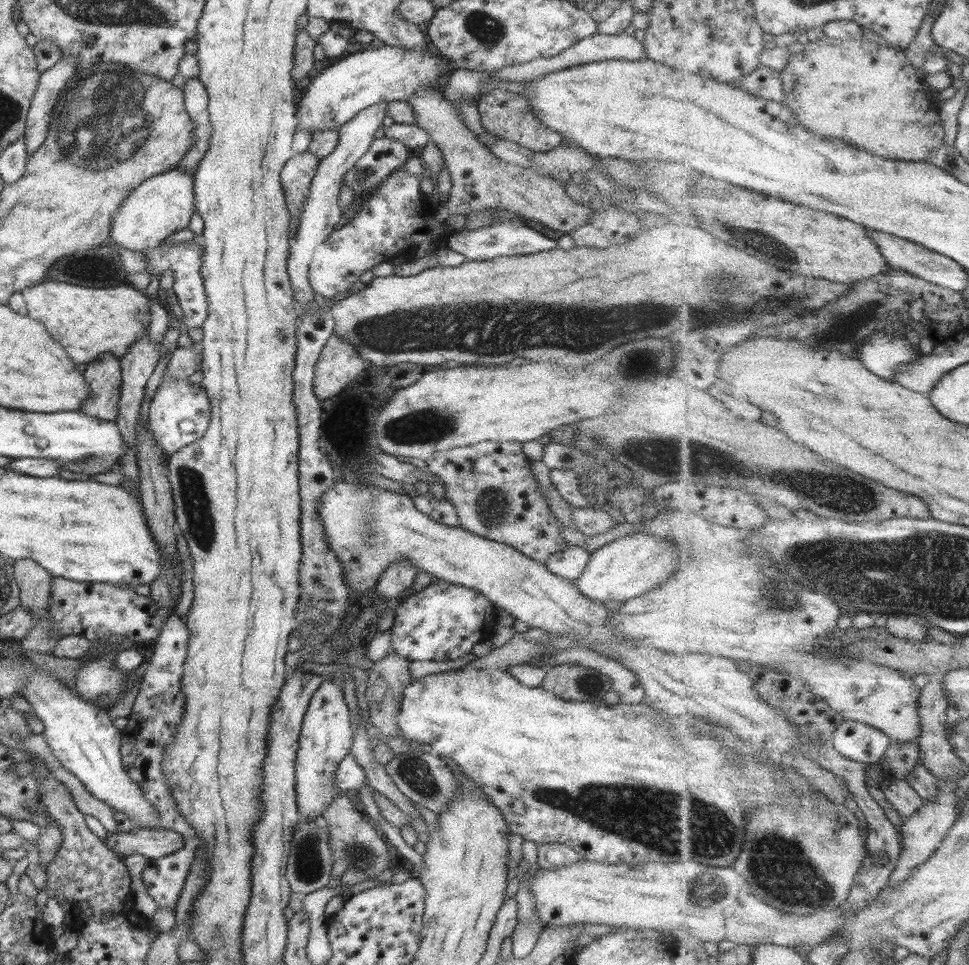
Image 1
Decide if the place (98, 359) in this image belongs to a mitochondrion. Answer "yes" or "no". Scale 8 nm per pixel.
no

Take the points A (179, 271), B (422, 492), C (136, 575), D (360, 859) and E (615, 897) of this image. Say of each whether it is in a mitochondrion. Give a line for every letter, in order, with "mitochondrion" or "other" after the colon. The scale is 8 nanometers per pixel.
A: other
B: other
C: other
D: mitochondrion
E: other

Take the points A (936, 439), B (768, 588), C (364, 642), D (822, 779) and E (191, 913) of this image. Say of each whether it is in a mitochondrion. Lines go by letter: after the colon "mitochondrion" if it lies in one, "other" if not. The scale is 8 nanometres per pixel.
A: mitochondrion
B: mitochondrion
C: other
D: other
E: other

